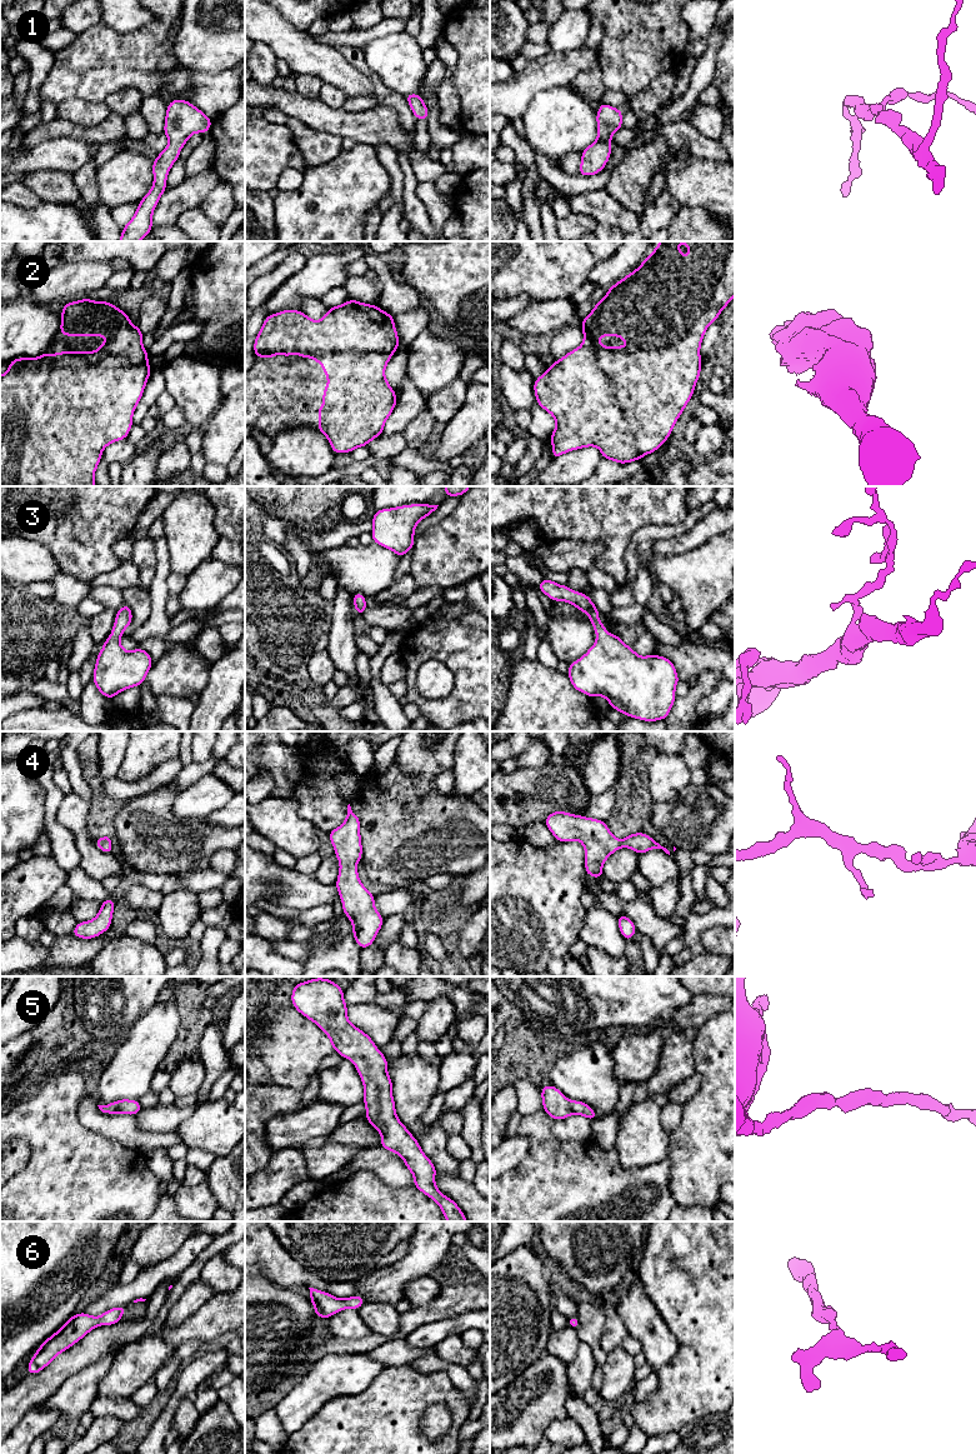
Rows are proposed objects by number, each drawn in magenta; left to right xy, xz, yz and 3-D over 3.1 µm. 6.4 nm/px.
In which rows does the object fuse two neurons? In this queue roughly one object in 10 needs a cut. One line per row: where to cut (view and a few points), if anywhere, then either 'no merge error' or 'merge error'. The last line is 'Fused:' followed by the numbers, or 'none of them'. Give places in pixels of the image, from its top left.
1: no cut | no merge error
2: no cut | no merge error
3: no cut | no merge error
4: no cut | no merge error
5: no cut | no merge error
6: no cut | no merge error
Fused: none of them

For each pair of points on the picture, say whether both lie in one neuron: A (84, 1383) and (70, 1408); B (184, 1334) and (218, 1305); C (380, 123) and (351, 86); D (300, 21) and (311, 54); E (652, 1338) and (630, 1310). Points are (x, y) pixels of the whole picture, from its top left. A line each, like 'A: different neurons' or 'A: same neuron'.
A: same neuron
B: same neuron
C: different neurons
D: different neurons
E: same neuron

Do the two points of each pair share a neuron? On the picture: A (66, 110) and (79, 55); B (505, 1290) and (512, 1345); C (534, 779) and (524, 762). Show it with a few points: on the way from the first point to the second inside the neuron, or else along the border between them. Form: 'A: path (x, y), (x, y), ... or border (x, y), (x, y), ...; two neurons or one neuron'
A: border (98, 103), (66, 99), (56, 105); two neurons
B: path (505, 1304), (505, 1332); one neuron
C: border (546, 763), (539, 767), (517, 768); two neurons

